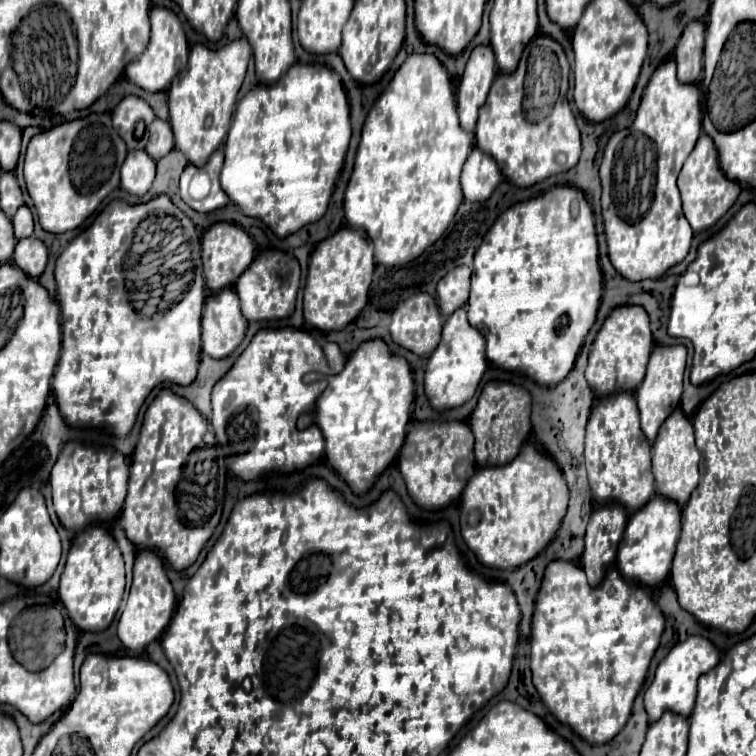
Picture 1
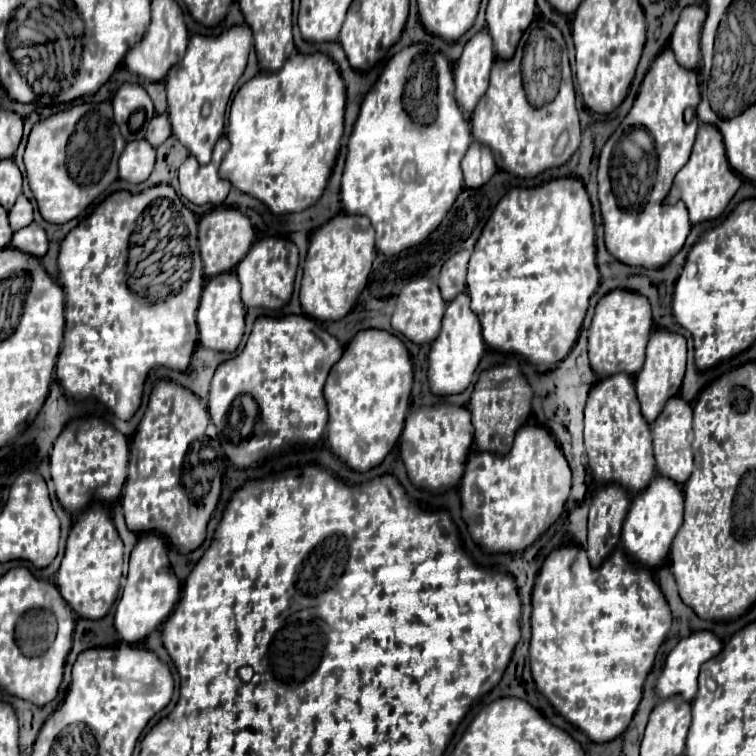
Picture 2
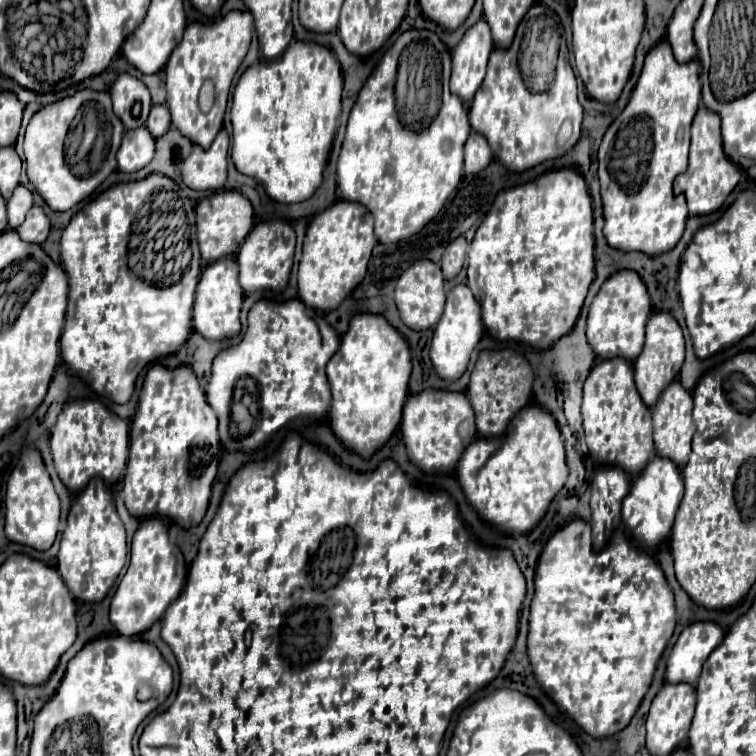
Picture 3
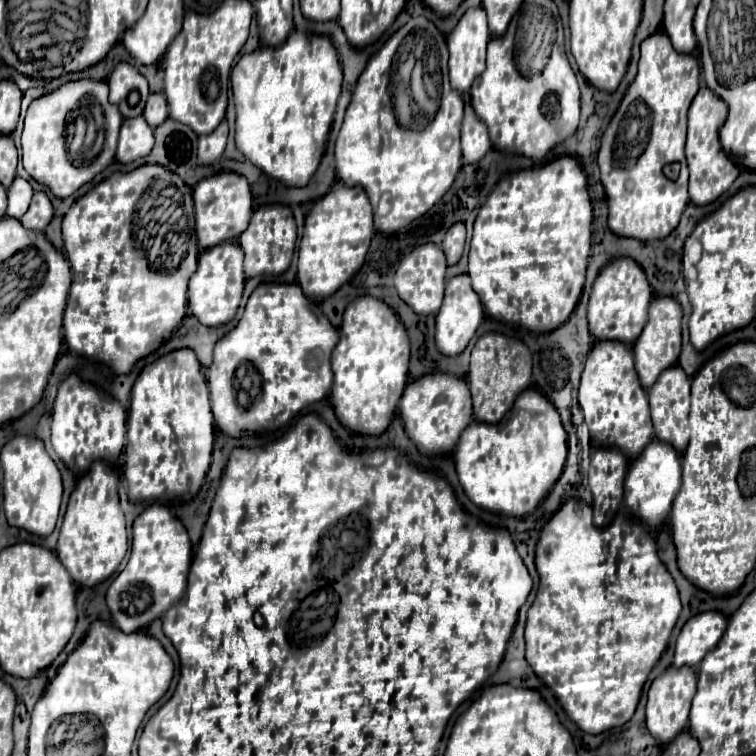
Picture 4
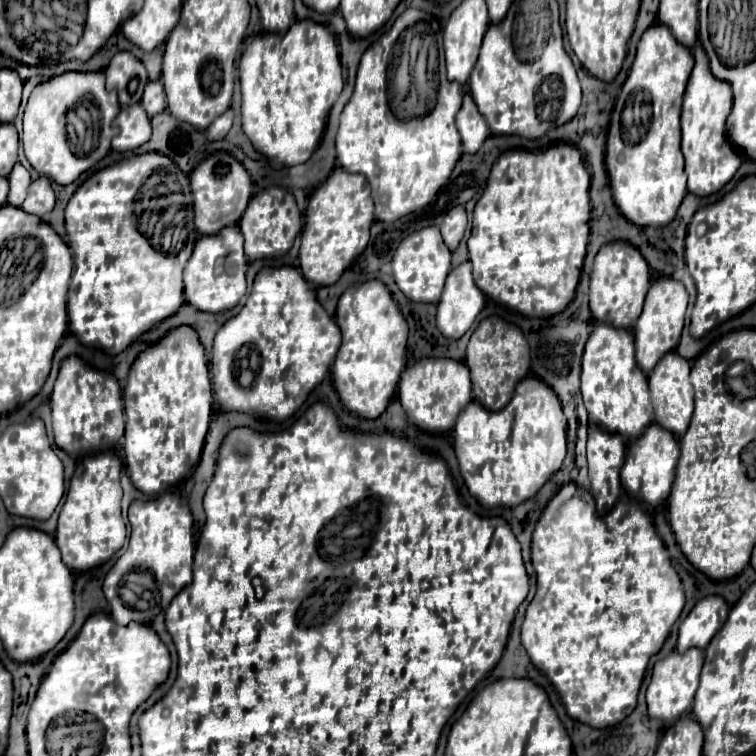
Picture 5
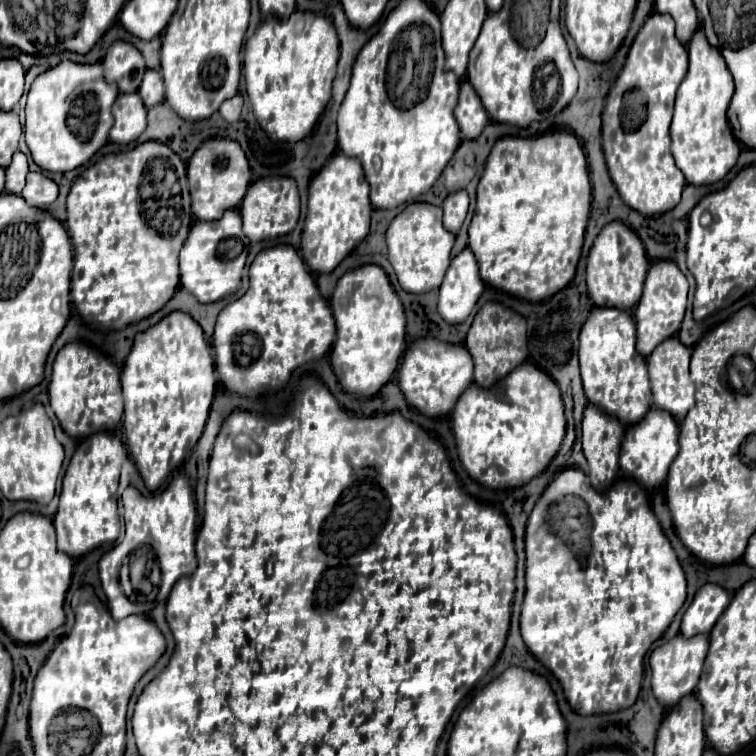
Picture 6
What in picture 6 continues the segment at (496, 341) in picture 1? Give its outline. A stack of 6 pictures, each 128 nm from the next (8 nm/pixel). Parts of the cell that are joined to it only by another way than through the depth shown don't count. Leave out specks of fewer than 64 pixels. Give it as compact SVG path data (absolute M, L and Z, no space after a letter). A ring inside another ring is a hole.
M554 130L544 132L538 138L504 136L496 140L478 182L476 210L468 228L468 246L478 260L482 280L530 302L546 300L568 286L574 278L584 242L590 194L592 186L588 180L586 156L580 142L570 132Z

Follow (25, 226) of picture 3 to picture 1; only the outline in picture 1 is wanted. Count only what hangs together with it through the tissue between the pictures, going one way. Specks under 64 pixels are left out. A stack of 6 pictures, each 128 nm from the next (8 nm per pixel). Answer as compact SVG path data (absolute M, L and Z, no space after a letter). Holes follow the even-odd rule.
M28 236L24 240L18 240L16 250L14 250L14 262L28 276L36 278L38 274L42 274L46 260L48 260L48 250L42 240L38 240L36 236Z

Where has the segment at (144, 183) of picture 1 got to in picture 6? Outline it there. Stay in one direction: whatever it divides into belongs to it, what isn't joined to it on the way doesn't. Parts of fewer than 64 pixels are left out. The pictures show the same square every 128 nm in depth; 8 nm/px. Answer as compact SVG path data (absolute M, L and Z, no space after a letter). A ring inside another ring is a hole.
M138 92L118 94L112 106L112 116L114 116L114 126L110 128L112 142L128 144L136 140L146 128L146 106L140 100Z

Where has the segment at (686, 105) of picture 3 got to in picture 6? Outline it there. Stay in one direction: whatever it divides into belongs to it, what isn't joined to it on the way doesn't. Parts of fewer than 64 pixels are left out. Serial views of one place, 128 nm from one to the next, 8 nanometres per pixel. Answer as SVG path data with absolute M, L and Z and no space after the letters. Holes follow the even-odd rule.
M650 14L644 26L640 28L626 62L608 92L608 100L604 100L604 116L602 116L602 150L606 158L606 168L616 184L620 198L626 206L638 210L644 216L662 214L674 208L680 202L682 188L686 186L684 174L676 168L672 152L670 152L670 120L672 120L672 106L676 90L686 76L688 70L688 52L674 36L674 20L672 16L664 14Z

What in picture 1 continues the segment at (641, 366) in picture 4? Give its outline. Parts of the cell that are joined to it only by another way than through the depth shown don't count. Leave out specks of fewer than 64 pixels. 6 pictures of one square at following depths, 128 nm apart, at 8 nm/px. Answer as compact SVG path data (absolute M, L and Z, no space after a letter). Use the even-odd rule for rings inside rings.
M656 344L654 346L646 376L634 394L636 402L638 402L640 418L642 418L642 430L650 442L656 438L656 432L658 432L660 424L668 418L668 414L680 406L684 368L686 368L686 346L682 346L682 344L676 344L676 346Z

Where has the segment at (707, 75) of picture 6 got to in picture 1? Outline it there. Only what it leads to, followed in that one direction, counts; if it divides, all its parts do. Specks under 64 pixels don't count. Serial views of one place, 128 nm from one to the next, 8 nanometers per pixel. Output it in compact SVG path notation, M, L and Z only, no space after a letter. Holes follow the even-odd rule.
M708 134L700 136L700 140L696 142L696 148L684 162L684 168L678 176L678 190L680 190L682 204L684 204L684 214L690 222L690 226L694 228L694 232L702 232L702 230L710 228L712 224L716 224L728 212L728 208L736 202L736 198L740 194L740 184L736 184L734 180L728 180L724 176L714 140Z

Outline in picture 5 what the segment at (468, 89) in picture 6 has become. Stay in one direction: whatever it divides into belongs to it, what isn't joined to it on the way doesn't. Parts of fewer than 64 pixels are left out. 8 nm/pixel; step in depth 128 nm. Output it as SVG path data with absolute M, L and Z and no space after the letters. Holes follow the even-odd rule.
M464 94L464 102L460 112L456 114L456 128L462 136L462 150L468 154L476 154L482 142L490 136L488 124L484 116L480 116L470 94Z

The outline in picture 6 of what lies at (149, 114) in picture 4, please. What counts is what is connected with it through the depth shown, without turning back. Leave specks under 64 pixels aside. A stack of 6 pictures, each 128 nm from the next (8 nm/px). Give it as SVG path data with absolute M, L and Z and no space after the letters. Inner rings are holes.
M146 70L144 80L138 88L138 94L142 96L146 108L150 108L150 106L164 100L164 80L162 80L158 70Z

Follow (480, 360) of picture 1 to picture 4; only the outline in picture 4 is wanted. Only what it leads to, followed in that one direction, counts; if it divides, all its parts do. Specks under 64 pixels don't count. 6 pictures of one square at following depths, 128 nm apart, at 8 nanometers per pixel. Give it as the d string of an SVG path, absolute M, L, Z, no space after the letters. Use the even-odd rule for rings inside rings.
M458 274L446 282L446 296L440 306L440 312L436 314L436 346L442 354L446 356L456 356L460 354L470 338L474 336L478 324L484 318L484 306L480 304L480 298L472 290L470 276L468 274Z

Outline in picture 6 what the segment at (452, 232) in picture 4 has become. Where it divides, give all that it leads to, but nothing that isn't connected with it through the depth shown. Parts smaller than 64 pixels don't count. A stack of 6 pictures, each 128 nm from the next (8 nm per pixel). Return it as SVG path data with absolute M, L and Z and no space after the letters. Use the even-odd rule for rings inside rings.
M454 192L452 196L446 196L442 208L444 208L444 226L456 234L468 212L468 194Z

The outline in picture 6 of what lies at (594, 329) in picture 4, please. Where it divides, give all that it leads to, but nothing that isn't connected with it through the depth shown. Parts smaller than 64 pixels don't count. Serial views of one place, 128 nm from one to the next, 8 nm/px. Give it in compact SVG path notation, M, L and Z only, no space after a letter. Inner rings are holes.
M620 220L606 224L596 236L586 262L586 284L590 298L596 306L614 306L622 310L632 308L642 296L648 266L650 260L638 234Z

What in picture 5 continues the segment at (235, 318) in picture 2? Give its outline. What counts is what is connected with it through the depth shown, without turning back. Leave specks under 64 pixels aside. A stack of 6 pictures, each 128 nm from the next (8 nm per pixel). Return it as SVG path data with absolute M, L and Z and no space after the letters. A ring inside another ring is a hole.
M236 224L222 228L216 234L200 236L184 268L186 300L204 312L224 312L234 308L246 294L246 262L244 238L240 236L240 228Z

